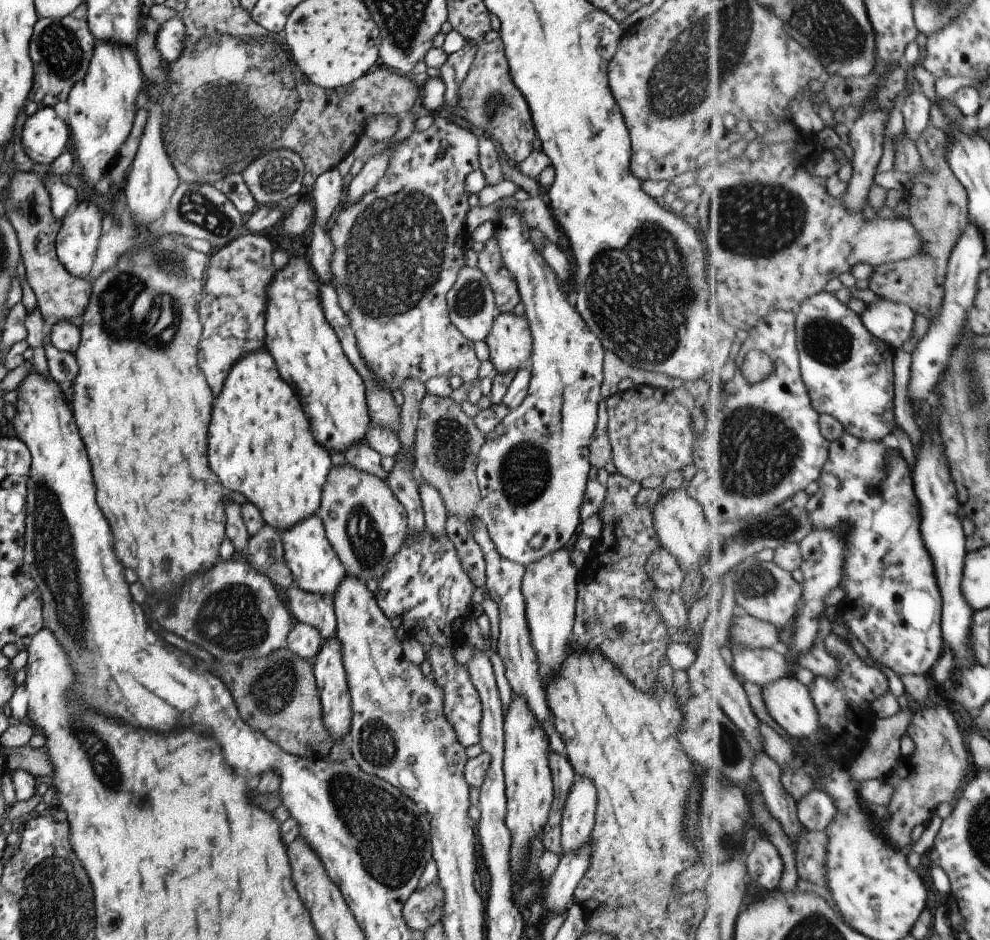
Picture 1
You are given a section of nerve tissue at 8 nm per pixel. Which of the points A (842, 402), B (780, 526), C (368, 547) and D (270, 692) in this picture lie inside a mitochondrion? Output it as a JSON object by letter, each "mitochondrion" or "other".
{"A":"other","B":"mitochondrion","C":"mitochondrion","D":"mitochondrion"}

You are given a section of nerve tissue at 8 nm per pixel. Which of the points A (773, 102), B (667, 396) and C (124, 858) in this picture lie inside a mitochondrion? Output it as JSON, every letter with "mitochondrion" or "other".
{"A":"other","B":"other","C":"other"}

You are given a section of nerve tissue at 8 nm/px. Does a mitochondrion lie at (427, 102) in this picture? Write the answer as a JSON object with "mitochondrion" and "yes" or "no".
{"mitochondrion":"no"}

